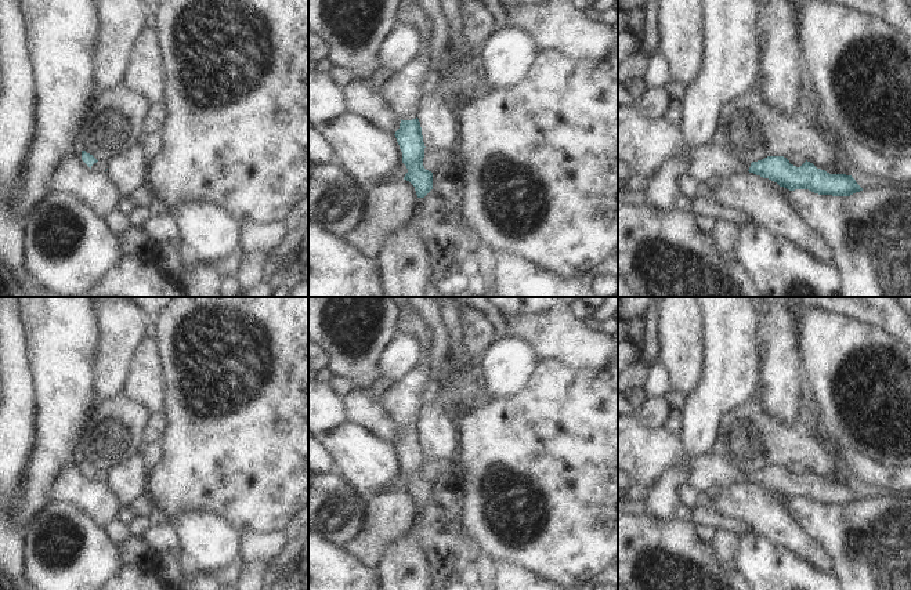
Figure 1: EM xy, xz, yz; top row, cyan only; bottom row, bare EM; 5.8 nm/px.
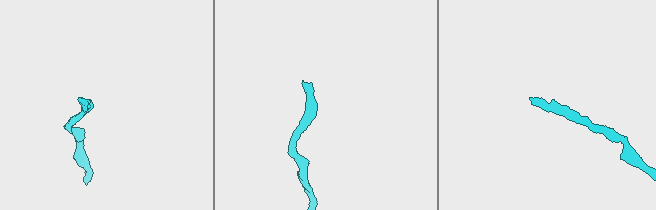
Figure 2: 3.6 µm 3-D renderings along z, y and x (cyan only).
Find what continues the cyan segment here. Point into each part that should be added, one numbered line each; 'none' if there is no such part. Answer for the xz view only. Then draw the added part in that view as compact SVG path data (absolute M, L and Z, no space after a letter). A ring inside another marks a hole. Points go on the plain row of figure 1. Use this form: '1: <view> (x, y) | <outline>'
1: xz (405, 401) | M395 297L402 307L402 334L416 336L424 345L422 362L413 373L394 384L380 401L402 430L412 430L419 426L422 412L427 406L426 394L434 383L430 377L433 359L433 330L424 319L409 307L408 297Z

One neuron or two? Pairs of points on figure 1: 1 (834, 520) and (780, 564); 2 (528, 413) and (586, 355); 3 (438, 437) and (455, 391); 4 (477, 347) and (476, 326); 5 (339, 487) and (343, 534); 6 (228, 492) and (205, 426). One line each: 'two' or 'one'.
1: two
2: two
3: one
4: one
5: one
6: one

